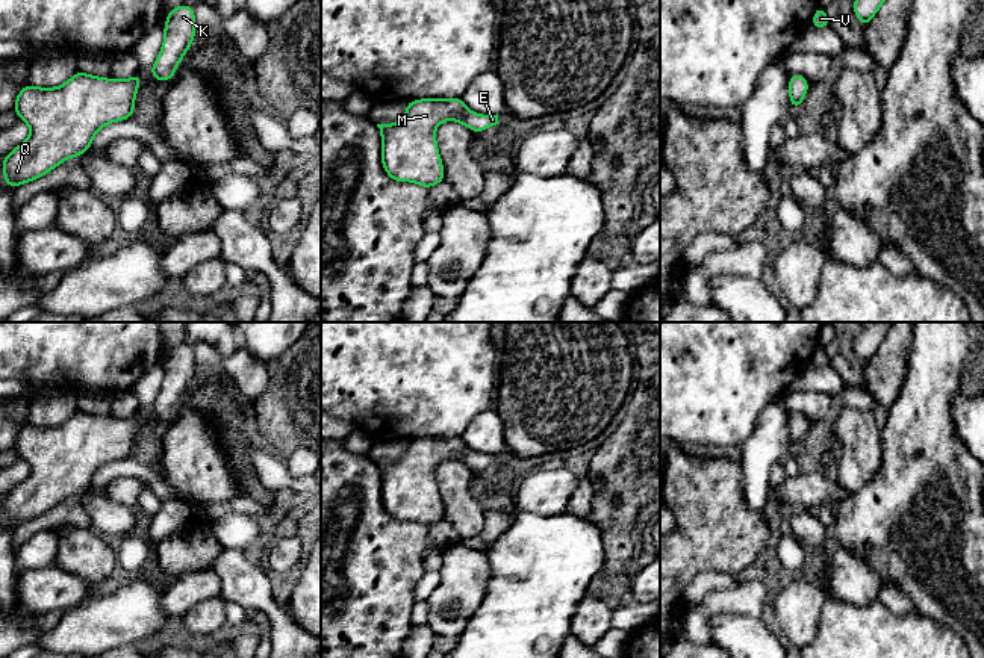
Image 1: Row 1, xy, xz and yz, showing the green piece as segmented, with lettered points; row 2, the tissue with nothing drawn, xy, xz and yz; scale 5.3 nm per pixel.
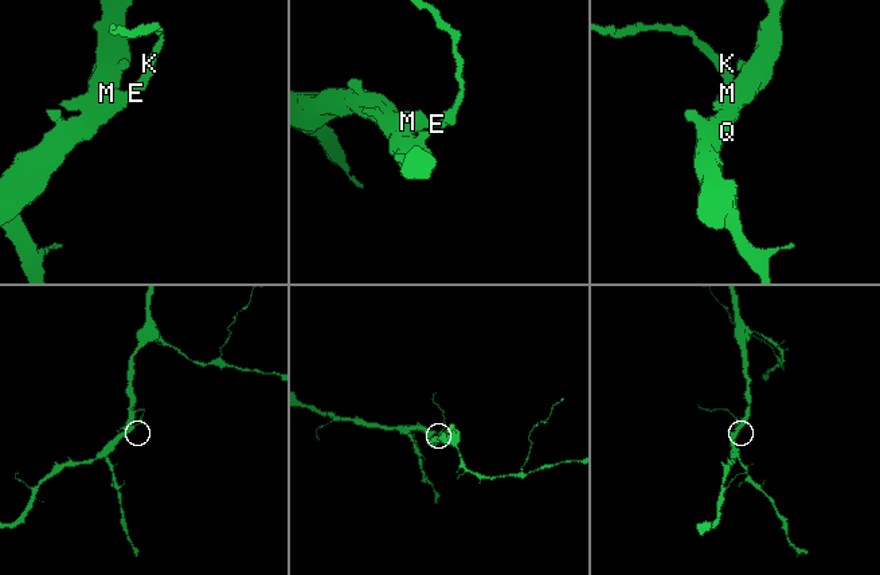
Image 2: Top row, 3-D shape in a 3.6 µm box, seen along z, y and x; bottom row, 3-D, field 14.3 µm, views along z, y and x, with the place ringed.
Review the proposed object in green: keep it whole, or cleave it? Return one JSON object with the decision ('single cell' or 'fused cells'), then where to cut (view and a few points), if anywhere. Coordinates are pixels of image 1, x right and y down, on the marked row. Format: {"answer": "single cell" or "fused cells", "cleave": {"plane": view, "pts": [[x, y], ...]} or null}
{"answer": "single cell", "cleave": null}

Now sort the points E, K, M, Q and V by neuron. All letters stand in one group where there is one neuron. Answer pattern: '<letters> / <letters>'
E K M Q V

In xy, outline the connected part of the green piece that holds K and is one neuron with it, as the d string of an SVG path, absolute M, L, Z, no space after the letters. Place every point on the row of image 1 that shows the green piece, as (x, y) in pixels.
M188 5L170 9L163 24L165 41L160 53L150 68L151 76L159 82L171 80L182 57L195 38L195 14Z

